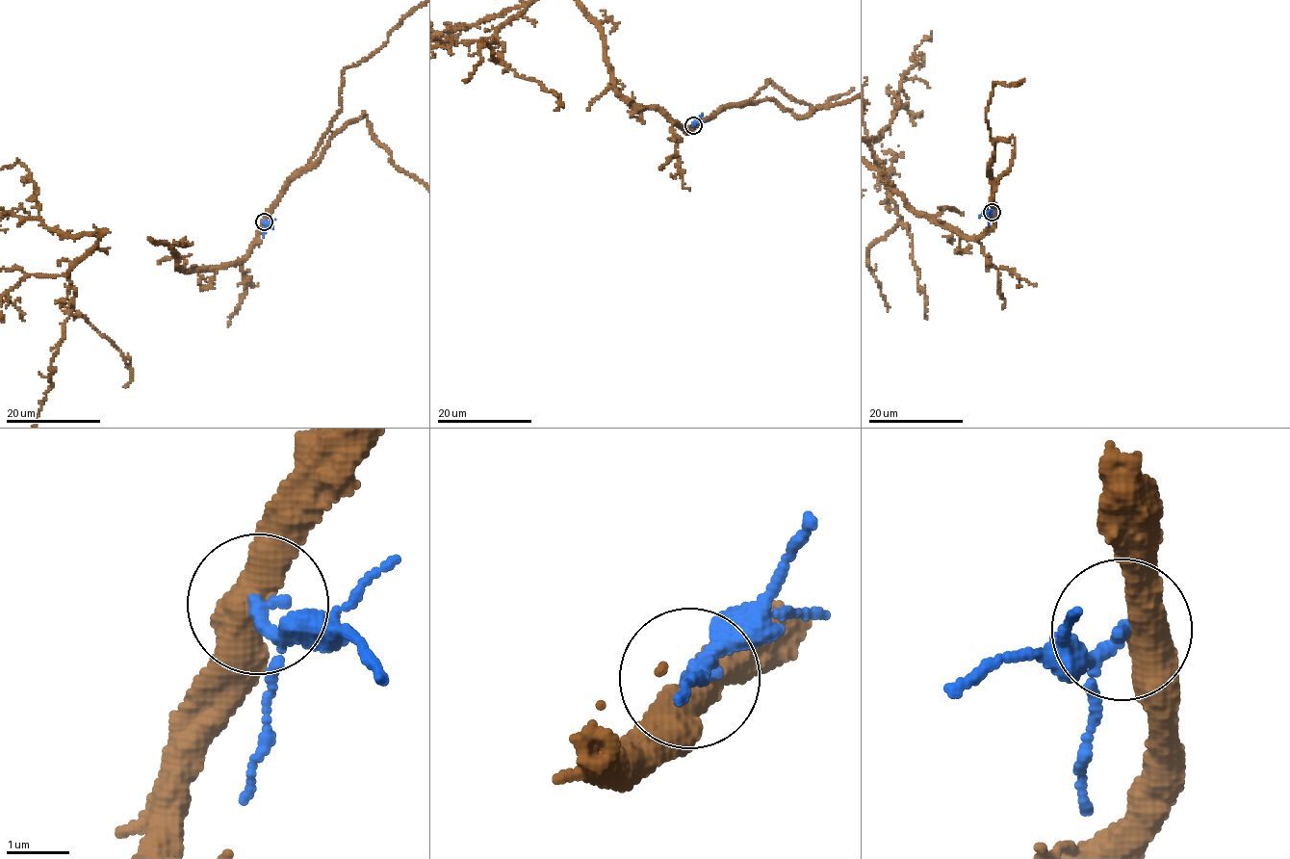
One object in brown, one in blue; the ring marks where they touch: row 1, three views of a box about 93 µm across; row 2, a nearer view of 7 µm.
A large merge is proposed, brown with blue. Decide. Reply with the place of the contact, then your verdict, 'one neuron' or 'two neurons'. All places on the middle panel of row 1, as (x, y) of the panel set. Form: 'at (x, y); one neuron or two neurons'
at (693, 125); two neurons

